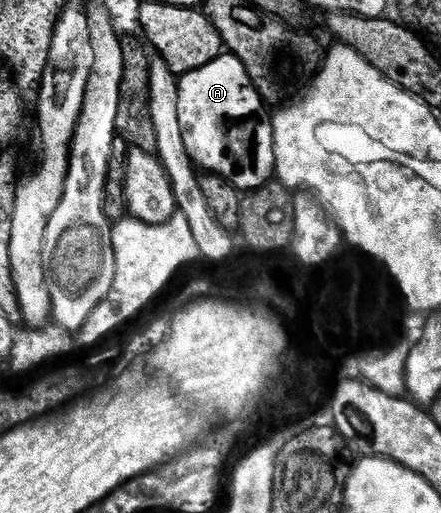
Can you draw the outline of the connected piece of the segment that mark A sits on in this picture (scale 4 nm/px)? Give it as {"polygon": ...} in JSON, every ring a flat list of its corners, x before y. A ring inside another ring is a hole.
{"polygon":[[224,53,196,71,178,80,179,123,185,132,186,146,196,164,203,163,207,171,224,175,239,193,256,191,272,182,275,173,275,142,269,130,268,116,263,116,265,102,251,83,244,65,236,55]]}

